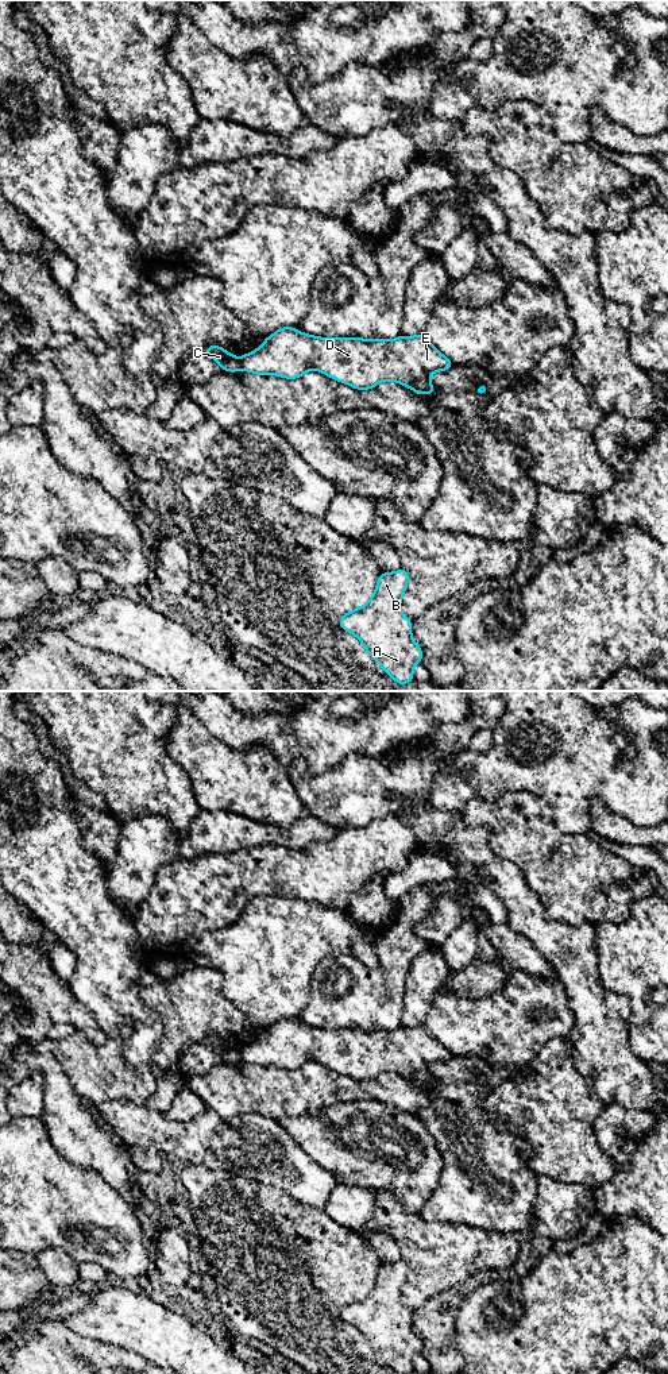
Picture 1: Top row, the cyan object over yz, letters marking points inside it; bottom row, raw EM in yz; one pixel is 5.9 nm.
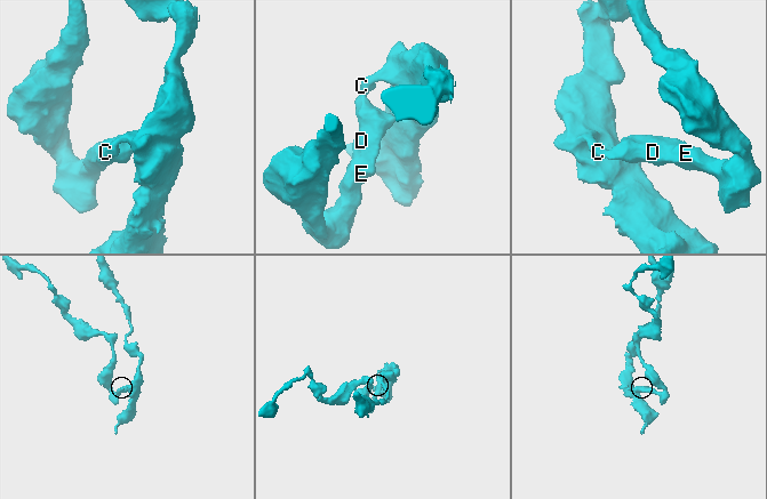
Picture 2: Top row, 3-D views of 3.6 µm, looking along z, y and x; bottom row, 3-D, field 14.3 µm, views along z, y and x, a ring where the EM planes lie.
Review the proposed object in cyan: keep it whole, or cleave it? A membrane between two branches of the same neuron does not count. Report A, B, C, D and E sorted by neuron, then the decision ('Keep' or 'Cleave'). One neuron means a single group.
Groups: A B C / D E. Cleave

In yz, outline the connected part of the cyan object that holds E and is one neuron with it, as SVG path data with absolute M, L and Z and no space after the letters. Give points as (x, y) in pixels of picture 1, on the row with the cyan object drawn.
M293 327L277 329L260 347L244 354L240 368L259 375L278 375L296 379L306 371L324 373L329 378L358 390L368 390L385 381L394 381L410 387L416 394L433 394L430 375L449 370L453 363L444 356L425 335L386 339L318 337L300 332Z

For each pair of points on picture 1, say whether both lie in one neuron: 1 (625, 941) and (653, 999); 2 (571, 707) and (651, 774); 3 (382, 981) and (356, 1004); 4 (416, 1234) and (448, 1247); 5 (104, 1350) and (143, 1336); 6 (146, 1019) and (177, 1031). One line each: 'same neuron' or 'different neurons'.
1: same neuron
2: same neuron
3: same neuron
4: same neuron
5: different neurons
6: different neurons

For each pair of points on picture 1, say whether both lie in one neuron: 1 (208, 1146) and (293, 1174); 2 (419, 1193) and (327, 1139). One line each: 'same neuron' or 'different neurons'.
1: same neuron
2: same neuron

